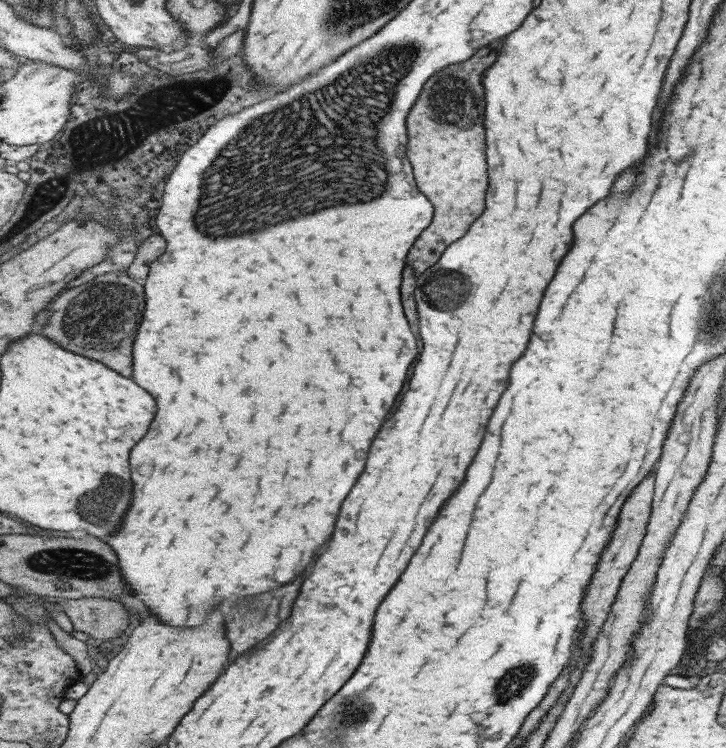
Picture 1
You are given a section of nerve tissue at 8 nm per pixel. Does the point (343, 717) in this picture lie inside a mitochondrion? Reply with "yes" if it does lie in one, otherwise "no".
yes

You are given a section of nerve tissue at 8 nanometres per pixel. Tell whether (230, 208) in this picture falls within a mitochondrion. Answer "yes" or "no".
yes

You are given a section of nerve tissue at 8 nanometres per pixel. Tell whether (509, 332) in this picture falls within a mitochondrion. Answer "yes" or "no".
no

